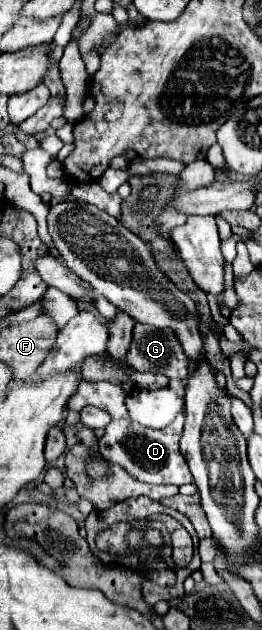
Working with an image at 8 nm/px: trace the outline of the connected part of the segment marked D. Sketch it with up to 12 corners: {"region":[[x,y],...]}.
{"region":[[115,419],[99,453],[145,483],[193,483],[179,451],[165,429]]}

